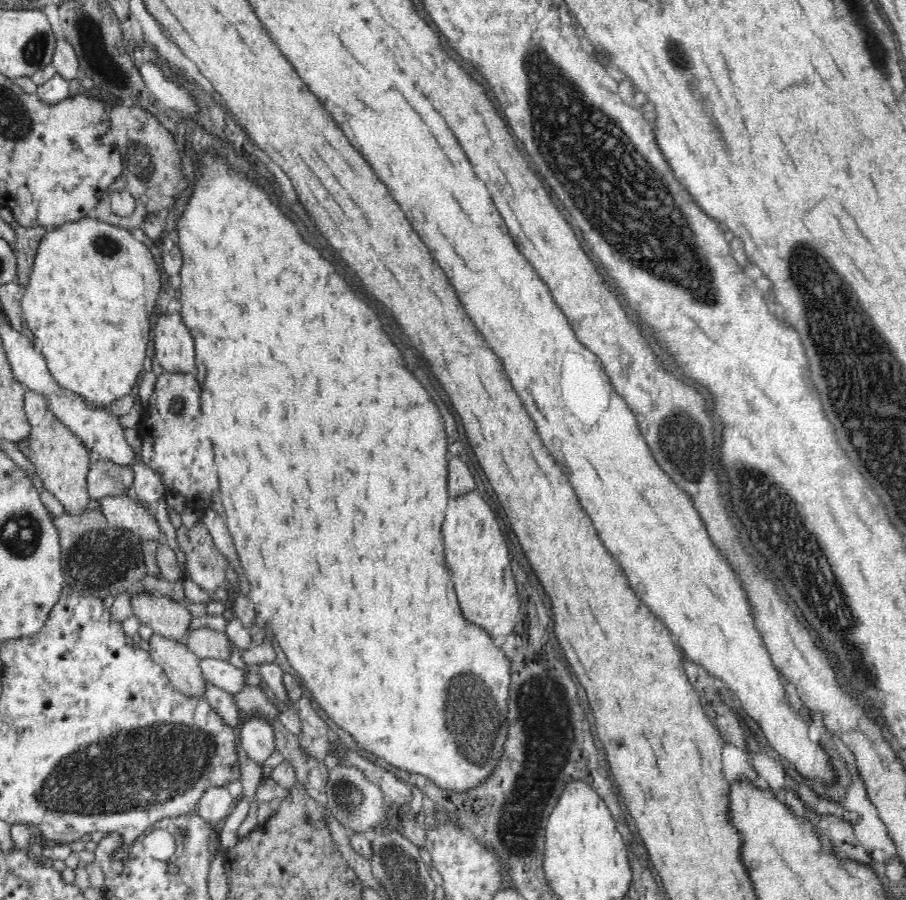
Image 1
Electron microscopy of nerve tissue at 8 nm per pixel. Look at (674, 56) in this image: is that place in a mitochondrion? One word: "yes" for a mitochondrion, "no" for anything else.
yes

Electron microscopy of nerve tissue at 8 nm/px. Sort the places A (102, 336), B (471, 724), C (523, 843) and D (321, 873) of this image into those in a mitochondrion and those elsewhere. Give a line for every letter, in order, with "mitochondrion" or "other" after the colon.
A: other
B: mitochondrion
C: mitochondrion
D: other

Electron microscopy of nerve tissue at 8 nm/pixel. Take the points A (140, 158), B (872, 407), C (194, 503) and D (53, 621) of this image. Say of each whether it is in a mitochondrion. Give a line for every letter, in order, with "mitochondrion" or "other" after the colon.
A: mitochondrion
B: mitochondrion
C: other
D: other

